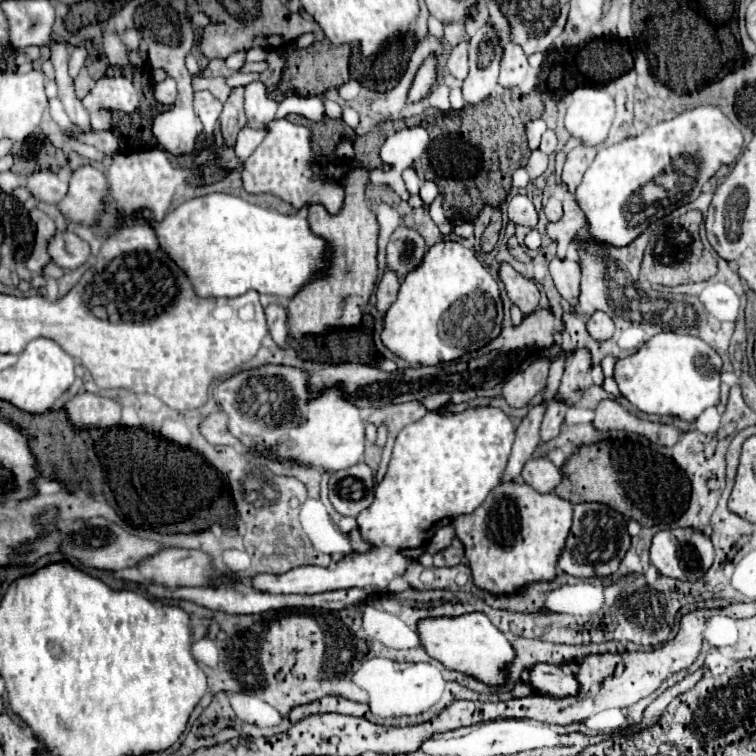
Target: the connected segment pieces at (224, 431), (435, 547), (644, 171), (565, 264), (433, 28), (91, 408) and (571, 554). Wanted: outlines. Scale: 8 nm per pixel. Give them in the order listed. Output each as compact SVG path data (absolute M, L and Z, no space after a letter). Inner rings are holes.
M214 412L214 414L210 414L210 416L204 420L204 426L202 426L204 438L206 438L208 442L212 442L212 444L240 446L240 442L228 432L226 420L228 420L228 416L226 416L224 412Z
M448 524L448 526L444 526L444 528L438 528L436 530L436 534L432 536L432 542L428 544L428 548L426 548L426 552L428 554L436 554L436 552L442 552L444 548L448 548L448 544L452 544L452 538L454 538L456 534L454 534L454 528L452 528L452 524Z
M698 106L694 110L686 110L668 122L650 126L640 136L628 138L614 146L600 148L596 154L596 160L592 162L592 166L584 174L582 184L576 190L576 198L588 218L592 238L612 246L630 244L640 232L628 226L624 218L624 204L652 178L656 178L668 166L672 166L674 158L684 156L684 158L696 160L698 178L696 178L696 190L692 192L692 198L694 198L698 196L696 192L700 192L702 184L710 180L720 166L732 164L738 158L740 148L742 148L740 130L716 106ZM618 190L628 190L628 192L620 194Z
M554 258L550 262L550 274L554 278L554 284L558 292L572 304L578 304L580 296L580 266L574 260L558 260Z
M430 16L428 24L430 24L430 34L432 34L432 36L436 36L436 38L440 40L442 50L446 52L446 50L448 50L448 46L446 46L446 42L444 42L444 26L442 26L442 22L438 22L436 18L432 18L432 16Z
M80 392L66 402L66 414L70 424L80 428L116 428L120 424L120 406L116 400L96 394Z
M584 502L574 506L574 524L566 540L566 548L558 560L560 570L576 578L606 578L616 574L624 554L630 548L630 536L626 530L626 518L596 502Z

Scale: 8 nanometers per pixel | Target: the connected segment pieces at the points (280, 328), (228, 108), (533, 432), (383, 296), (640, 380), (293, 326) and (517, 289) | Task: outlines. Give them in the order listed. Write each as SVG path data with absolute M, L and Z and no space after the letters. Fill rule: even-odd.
M266 308L266 320L270 326L270 336L278 346L286 346L286 312Z
M238 86L230 92L228 100L224 102L224 110L220 114L220 130L224 138L224 146L234 146L238 132L246 126L244 116L244 86Z
M546 404L530 408L528 416L522 420L522 424L516 430L516 440L512 446L512 454L508 458L508 464L504 468L504 476L500 482L524 483L521 472L524 464L532 458L538 442L540 442L540 422L544 418Z
M384 272L382 280L378 284L378 290L376 290L376 296L378 296L376 308L378 308L380 314L384 314L390 308L390 304L396 300L398 288L400 288L400 282L398 282L396 274L394 272Z
M660 332L636 354L616 362L614 380L620 394L640 412L678 416L684 422L692 422L708 406L720 402L720 370L722 358L704 340L676 332Z
M356 166L344 178L346 200L340 214L332 216L320 204L310 206L308 210L310 228L316 234L324 236L332 248L332 264L324 276L312 280L288 302L290 338L300 340L302 336L324 336L336 328L358 328L362 322L364 308L374 292L378 278L378 222L364 196L366 182L368 170Z
M508 264L500 266L500 278L502 278L504 286L506 286L506 292L508 292L510 300L512 300L512 304L518 306L524 316L532 314L538 308L540 290L532 280L524 278L520 272L516 272Z

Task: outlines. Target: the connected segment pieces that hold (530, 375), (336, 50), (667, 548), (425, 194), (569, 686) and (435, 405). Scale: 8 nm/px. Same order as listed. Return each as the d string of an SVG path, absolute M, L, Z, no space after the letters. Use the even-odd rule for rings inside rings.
M536 360L522 372L516 372L510 382L504 382L502 396L508 406L524 408L532 402L532 398L544 390L548 378L550 364L546 360Z
M328 40L314 42L308 48L296 48L288 54L284 78L278 86L280 94L296 92L298 96L320 96L330 88L338 88L344 82L348 82L348 58L350 58L350 46L334 46Z
M670 528L670 530L658 532L652 540L650 564L662 576L696 582L696 580L704 578L704 574L710 570L712 562L714 562L714 546L712 546L710 538L702 532L694 532L690 528Z
M432 180L424 182L422 188L420 188L420 198L422 198L426 204L432 204L432 200L434 200L436 196L438 196L438 186L436 186Z
M536 664L530 668L530 684L536 692L556 698L576 696L576 692L580 692L580 682L576 676L566 674L564 668L554 664Z
M438 392L438 394L432 394L432 396L428 396L428 398L424 398L422 400L424 402L424 406L428 408L428 410L440 410L440 408L444 408L448 402L450 402L450 394L448 392Z

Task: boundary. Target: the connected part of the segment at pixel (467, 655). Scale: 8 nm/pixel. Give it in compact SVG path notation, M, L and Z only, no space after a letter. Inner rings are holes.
M482 612L462 614L456 618L428 618L418 624L418 634L424 650L442 662L448 670L462 672L486 686L504 686L508 682L508 666L516 652L510 640Z

